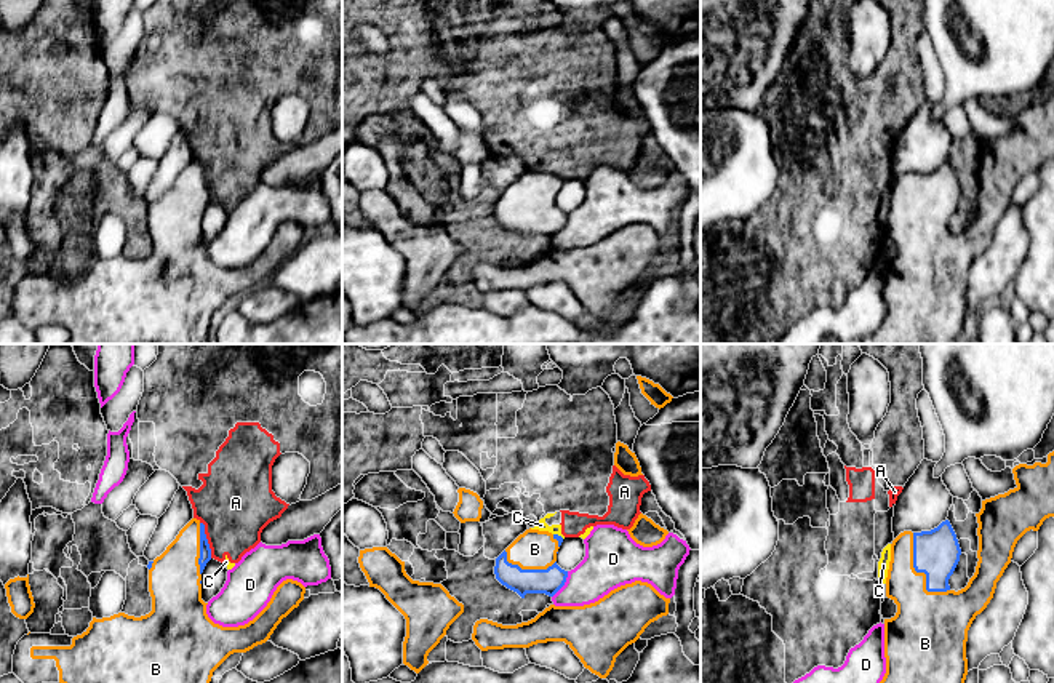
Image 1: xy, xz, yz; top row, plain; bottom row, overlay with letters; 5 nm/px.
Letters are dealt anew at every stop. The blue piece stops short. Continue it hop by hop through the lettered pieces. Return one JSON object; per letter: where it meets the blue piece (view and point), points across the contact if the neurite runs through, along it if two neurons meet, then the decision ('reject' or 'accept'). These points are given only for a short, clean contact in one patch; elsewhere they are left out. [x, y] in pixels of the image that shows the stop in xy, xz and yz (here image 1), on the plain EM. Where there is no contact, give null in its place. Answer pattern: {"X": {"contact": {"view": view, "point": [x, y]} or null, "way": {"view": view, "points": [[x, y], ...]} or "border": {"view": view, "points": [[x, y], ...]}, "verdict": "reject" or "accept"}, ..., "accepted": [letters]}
{"A": {"contact": {"view": "xy", "point": [207, 181]}, "verdict": "reject"}, "B": {"contact": {"view": "yz", "point": [920, 213]}, "verdict": "accept"}, "C": {"contact": {"view": "xz", "point": [557, 176]}, "border": {"view": "xz", "points": [[554, 175], [563, 179]]}, "verdict": "reject"}, "D": {"contact": {"view": "xz", "point": [563, 226]}, "border": {"view": "xz", "points": [[568, 213], [565, 226], [552, 239]]}, "verdict": "reject"}, "accepted": ["B"]}

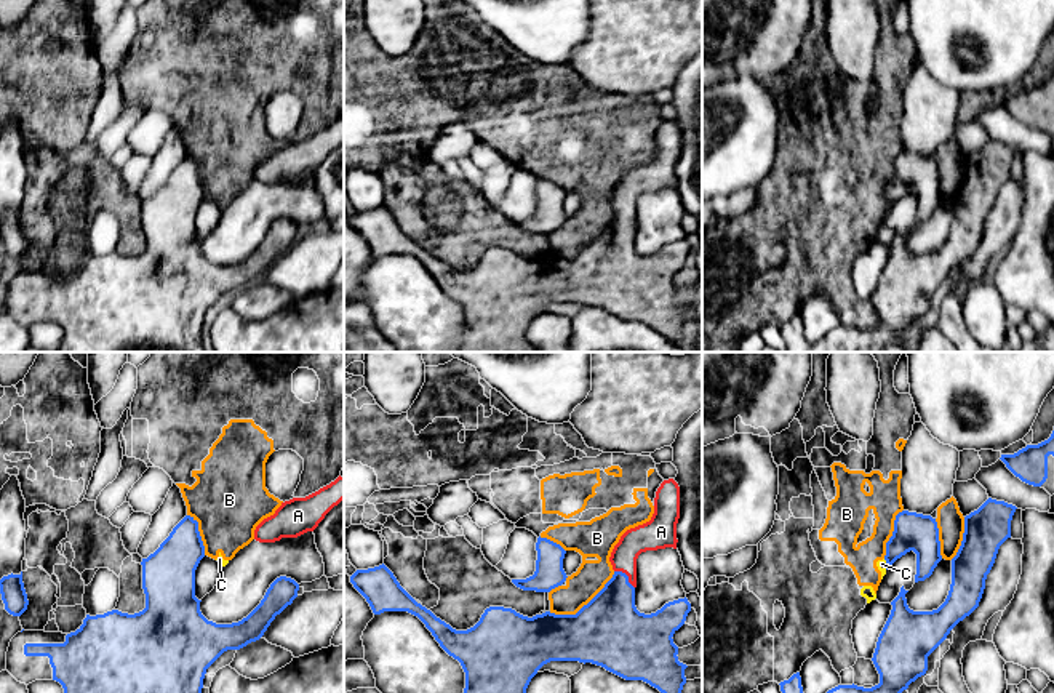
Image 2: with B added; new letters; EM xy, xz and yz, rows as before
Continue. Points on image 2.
{"A": {"contact": {"view": "xz", "point": [627, 218]}, "verdict": "accept"}, "B": {"contact": {"view": "xz", "point": [584, 247]}, "verdict": "reject"}, "C": {"contact": {"view": "yz", "point": [886, 205]}, "border": {"view": "yz", "points": [[883, 200], [886, 210]]}, "verdict": "reject"}, "accepted": ["A"]}

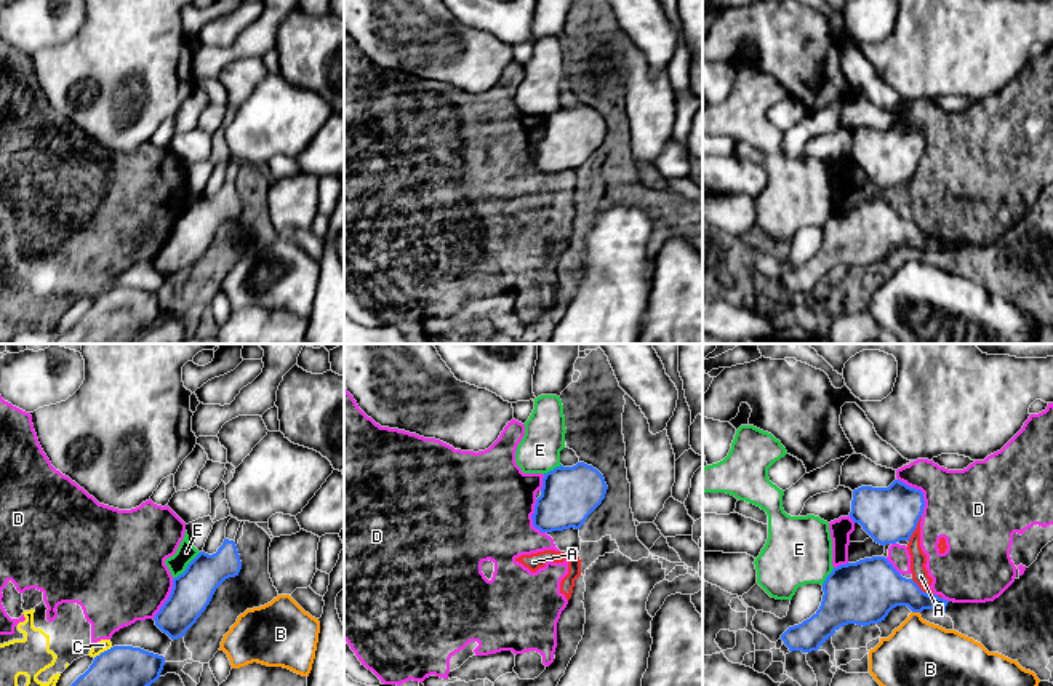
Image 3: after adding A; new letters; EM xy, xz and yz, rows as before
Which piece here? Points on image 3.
{"A": {"contact": {"view": "yz", "point": [916, 168]}, "verdict": "reject"}, "B": {"contact": {"view": "yz", "point": [916, 253]}, "verdict": "reject"}, "C": {"contact": {"view": "xy", "point": [104, 293]}, "verdict": "reject"}, "D": {"contact": {"view": "yz", "point": [922, 135]}, "verdict": "reject"}, "E": {"contact": {"view": "xy", "point": [188, 208]}, "way": {"view": "xy", "points": [[192, 232], [188, 208], [186, 194]]}, "verdict": "accept"}, "accepted": ["E"]}

